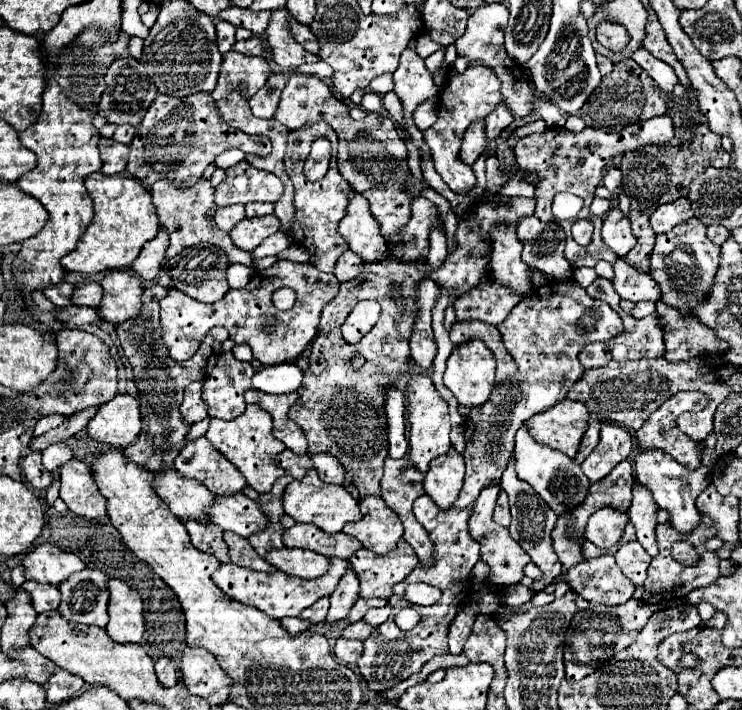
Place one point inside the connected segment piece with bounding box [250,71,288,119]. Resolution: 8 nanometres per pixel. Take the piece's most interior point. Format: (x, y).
(263, 104)

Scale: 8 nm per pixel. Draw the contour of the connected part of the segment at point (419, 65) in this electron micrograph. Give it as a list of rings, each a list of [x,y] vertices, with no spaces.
[[[414,39],[410,49],[402,53],[400,67],[394,71],[394,91],[400,97],[406,115],[412,115],[420,103],[438,95],[438,87],[434,85],[424,59],[416,53]]]

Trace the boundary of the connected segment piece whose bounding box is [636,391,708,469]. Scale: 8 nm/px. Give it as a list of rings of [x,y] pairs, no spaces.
[[[688,391],[688,393],[672,395],[668,401],[662,403],[662,407],[660,407],[658,411],[654,411],[654,413],[646,419],[644,427],[640,427],[640,429],[636,431],[638,445],[640,445],[642,449],[660,449],[660,451],[672,455],[672,457],[674,457],[676,461],[680,461],[680,465],[684,465],[684,467],[690,467],[690,469],[700,467],[700,465],[702,465],[702,461],[700,461],[700,447],[698,447],[696,441],[688,439],[688,437],[676,427],[676,417],[678,417],[680,413],[684,413],[684,411],[702,411],[702,409],[706,407],[706,403],[708,403],[708,401],[706,401],[706,397],[704,397],[700,391]]]

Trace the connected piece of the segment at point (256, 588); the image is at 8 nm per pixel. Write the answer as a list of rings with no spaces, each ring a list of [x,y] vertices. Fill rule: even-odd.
[[[332,559],[332,569],[328,569],[320,579],[314,581],[306,581],[300,577],[292,577],[280,571],[270,571],[270,573],[258,573],[252,569],[244,569],[244,567],[236,567],[234,563],[228,565],[220,565],[214,573],[212,573],[212,581],[232,599],[244,603],[244,605],[252,605],[260,611],[264,611],[266,615],[270,615],[272,619],[284,619],[284,617],[298,617],[302,609],[310,607],[316,599],[332,595],[332,591],[336,589],[340,577],[346,573],[348,569],[348,561],[344,559]]]

